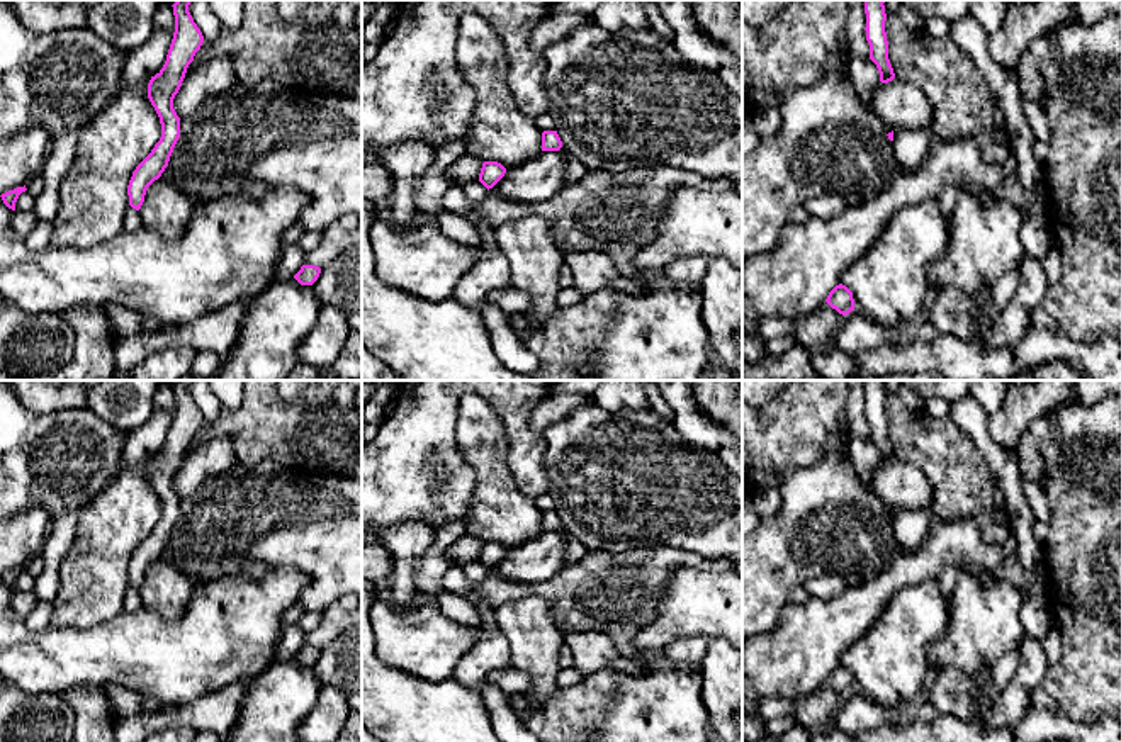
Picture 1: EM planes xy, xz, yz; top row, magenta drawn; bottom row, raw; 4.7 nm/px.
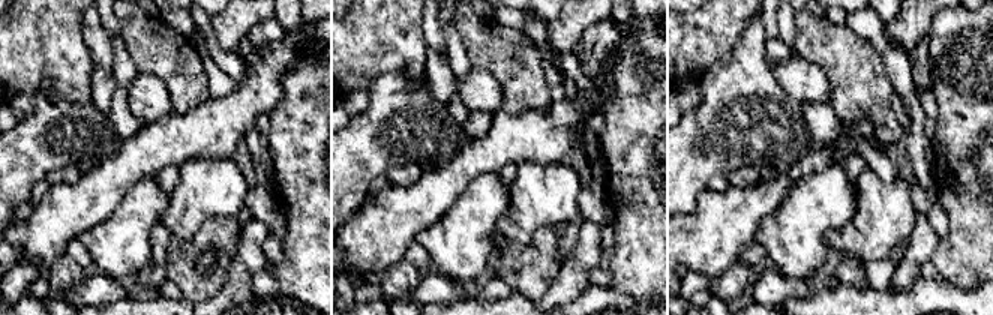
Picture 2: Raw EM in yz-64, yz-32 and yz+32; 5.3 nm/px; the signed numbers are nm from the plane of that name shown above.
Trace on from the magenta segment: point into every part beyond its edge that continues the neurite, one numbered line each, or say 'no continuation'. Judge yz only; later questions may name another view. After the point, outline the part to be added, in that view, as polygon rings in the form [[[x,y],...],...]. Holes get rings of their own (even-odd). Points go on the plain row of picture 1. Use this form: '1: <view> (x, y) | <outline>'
no continuation

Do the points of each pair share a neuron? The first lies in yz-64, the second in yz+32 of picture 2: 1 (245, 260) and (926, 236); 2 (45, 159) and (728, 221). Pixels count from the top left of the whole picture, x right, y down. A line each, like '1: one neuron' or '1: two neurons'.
1: one neuron
2: two neurons

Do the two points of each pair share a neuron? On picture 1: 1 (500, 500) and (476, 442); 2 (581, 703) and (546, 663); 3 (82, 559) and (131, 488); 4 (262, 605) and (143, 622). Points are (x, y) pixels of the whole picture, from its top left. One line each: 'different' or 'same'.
1: same
2: different
3: same
4: same

